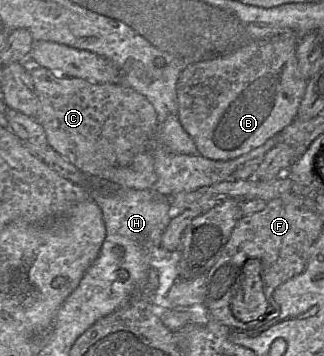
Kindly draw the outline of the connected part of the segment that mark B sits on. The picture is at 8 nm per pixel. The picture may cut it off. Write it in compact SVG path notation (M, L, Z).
M277 36L253 42L220 58L193 63L182 71L177 83L177 115L195 142L197 155L215 161L233 160L263 145L296 119L308 80L298 70L297 44L294 36Z

